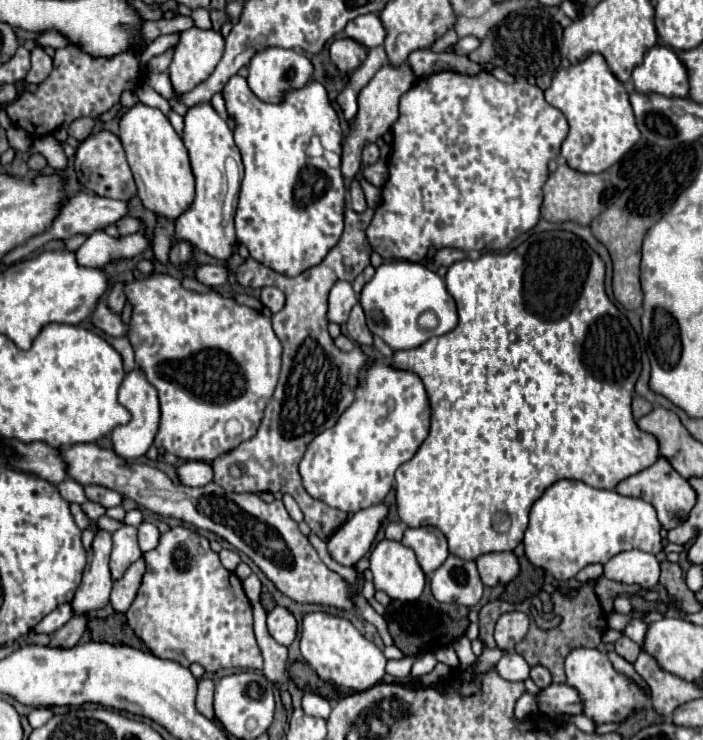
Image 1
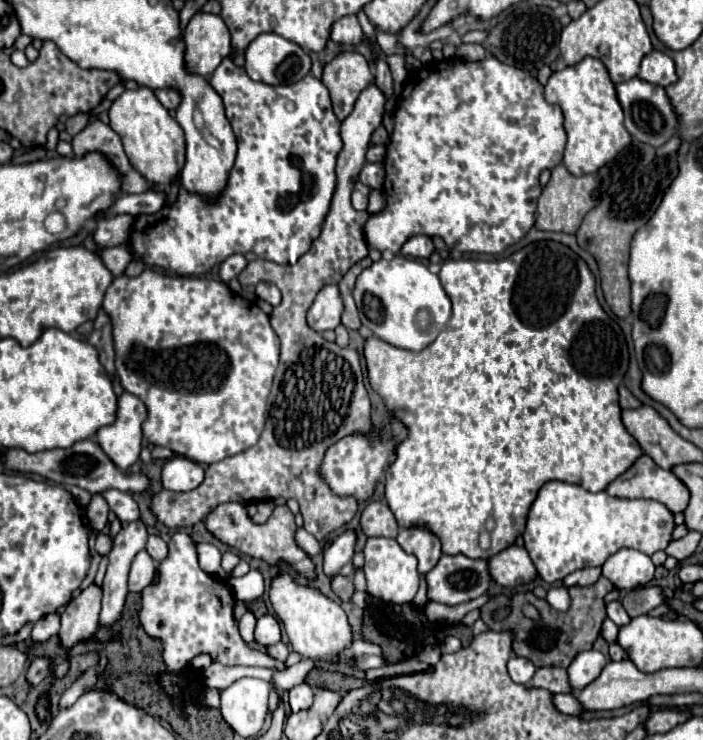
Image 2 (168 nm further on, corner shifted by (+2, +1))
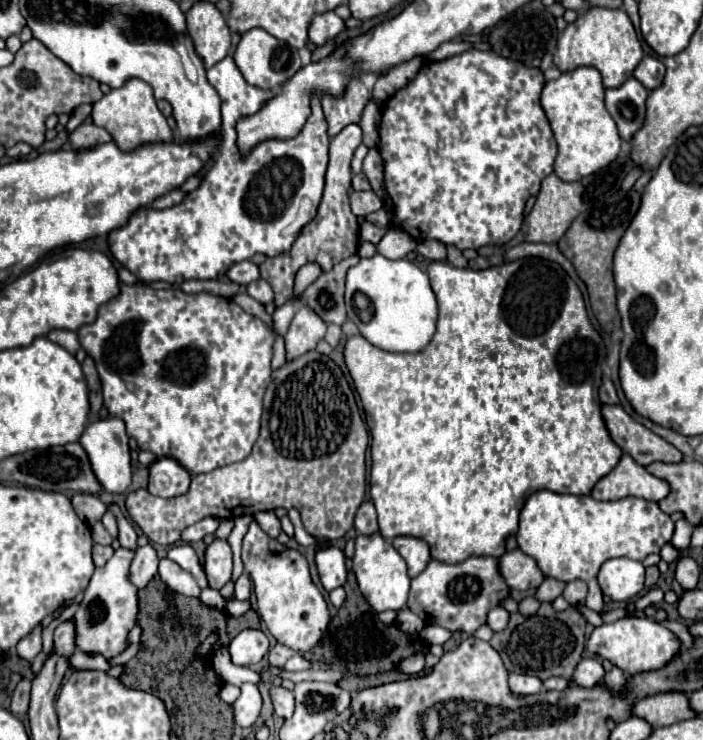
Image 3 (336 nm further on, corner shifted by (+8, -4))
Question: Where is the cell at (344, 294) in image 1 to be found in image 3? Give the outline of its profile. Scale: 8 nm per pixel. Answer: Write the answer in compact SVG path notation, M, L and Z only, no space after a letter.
M306 305L298 307L288 333L284 335L286 341L286 361L292 361L312 349L316 349L316 343L324 339L326 333L326 323L312 313Z

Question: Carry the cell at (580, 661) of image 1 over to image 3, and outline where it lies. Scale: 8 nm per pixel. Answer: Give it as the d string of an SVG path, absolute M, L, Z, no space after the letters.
M582 659L574 673L574 683L580 687L594 687L604 679L604 667L596 659Z

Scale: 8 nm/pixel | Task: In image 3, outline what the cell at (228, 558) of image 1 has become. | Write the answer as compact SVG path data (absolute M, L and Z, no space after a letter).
M214 539L204 551L204 573L210 589L222 589L232 575L232 549L228 541Z

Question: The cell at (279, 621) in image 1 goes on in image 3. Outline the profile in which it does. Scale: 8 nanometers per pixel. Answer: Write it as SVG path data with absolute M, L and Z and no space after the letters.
M246 629L232 639L228 651L234 665L252 665L268 653L268 639L262 631Z

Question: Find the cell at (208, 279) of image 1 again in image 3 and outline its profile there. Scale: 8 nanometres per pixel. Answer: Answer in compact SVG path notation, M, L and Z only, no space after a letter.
M242 261L242 263L236 263L228 269L226 273L234 283L240 283L240 285L248 285L252 281L256 281L260 277L260 271L258 271L258 265L254 265L252 261Z

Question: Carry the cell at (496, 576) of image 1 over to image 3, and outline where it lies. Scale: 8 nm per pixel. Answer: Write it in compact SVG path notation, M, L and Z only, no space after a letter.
M514 549L500 557L500 571L506 583L516 591L536 589L546 579L538 563L530 555L522 553L520 549Z

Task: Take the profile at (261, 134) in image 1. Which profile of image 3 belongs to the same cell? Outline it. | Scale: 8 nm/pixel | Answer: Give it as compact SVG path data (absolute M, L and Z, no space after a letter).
M230 55L208 69L208 81L214 85L214 89L220 93L222 99L222 147L214 159L212 169L204 177L202 185L196 191L188 193L180 205L174 205L170 209L158 211L146 207L136 211L126 227L116 229L108 235L108 245L114 259L146 283L166 281L172 285L172 283L184 283L188 279L216 279L218 275L224 275L230 269L230 265L250 259L256 253L264 253L268 257L276 257L276 253L286 253L292 247L292 241L296 239L294 233L288 233L288 227L296 221L300 203L304 199L310 199L310 203L318 207L322 197L330 141L326 133L326 121L320 107L320 99L316 95L312 97L312 115L308 117L306 125L294 139L262 141L242 161L236 147L234 125L240 117L256 113L266 99L274 97L274 91L264 91L260 87L246 83Z

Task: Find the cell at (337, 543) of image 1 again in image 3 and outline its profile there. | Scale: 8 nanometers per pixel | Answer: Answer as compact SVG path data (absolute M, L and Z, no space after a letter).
M338 547L320 549L316 553L316 567L318 567L318 575L326 591L332 591L346 583L348 571L344 563L344 553Z

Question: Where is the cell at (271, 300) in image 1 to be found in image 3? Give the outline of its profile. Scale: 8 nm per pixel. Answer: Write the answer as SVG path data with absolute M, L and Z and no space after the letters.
M256 279L256 281L252 281L248 287L246 287L246 291L248 291L248 295L250 297L254 297L254 299L258 299L260 303L270 303L272 299L274 299L274 293L272 293L272 287L264 281L264 279Z

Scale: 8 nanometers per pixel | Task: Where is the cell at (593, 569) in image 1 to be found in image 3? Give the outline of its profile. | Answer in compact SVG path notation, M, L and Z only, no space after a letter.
M576 579L576 581L570 581L570 583L566 585L562 597L564 597L568 603L580 603L580 601L586 599L586 593L588 593L588 585L586 585L584 581Z

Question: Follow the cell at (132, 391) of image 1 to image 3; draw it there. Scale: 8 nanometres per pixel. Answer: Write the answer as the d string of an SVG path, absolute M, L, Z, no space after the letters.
M108 417L104 421L94 421L84 429L84 433L80 437L80 445L88 453L92 471L94 471L98 483L102 485L102 489L108 493L124 493L132 481L128 435L126 435L124 423L120 419L114 419L114 417Z

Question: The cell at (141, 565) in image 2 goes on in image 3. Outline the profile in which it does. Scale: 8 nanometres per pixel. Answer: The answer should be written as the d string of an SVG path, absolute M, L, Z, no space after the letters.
M148 543L140 547L134 555L132 567L130 567L130 579L136 587L146 587L148 581L158 573L158 555L156 549Z

